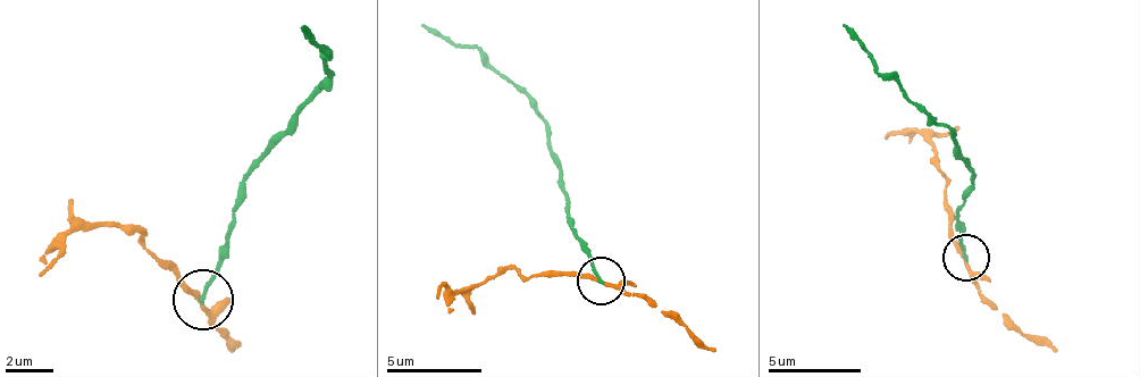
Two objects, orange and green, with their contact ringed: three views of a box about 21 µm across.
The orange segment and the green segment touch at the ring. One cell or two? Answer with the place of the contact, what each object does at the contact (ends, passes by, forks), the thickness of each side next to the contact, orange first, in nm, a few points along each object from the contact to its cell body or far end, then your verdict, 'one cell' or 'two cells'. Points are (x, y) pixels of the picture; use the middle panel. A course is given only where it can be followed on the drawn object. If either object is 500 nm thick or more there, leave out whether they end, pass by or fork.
at (601, 281); orange passes by; green ends there; 200 nm thick on the orange side, 140 nm on the other; orange runs (603, 279), (545, 270), (525, 277), (513, 268), (450, 293), (443, 288), (439, 298); green runs (603, 279), (573, 237), (547, 126), (486, 58), (421, 23); two cells

